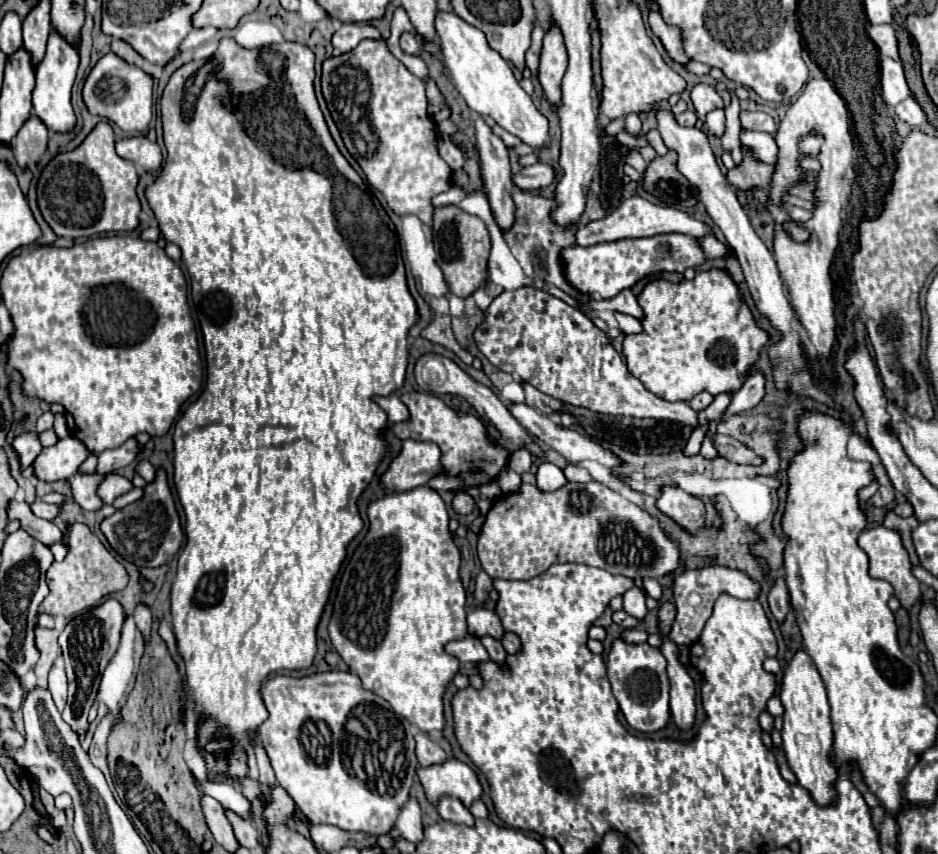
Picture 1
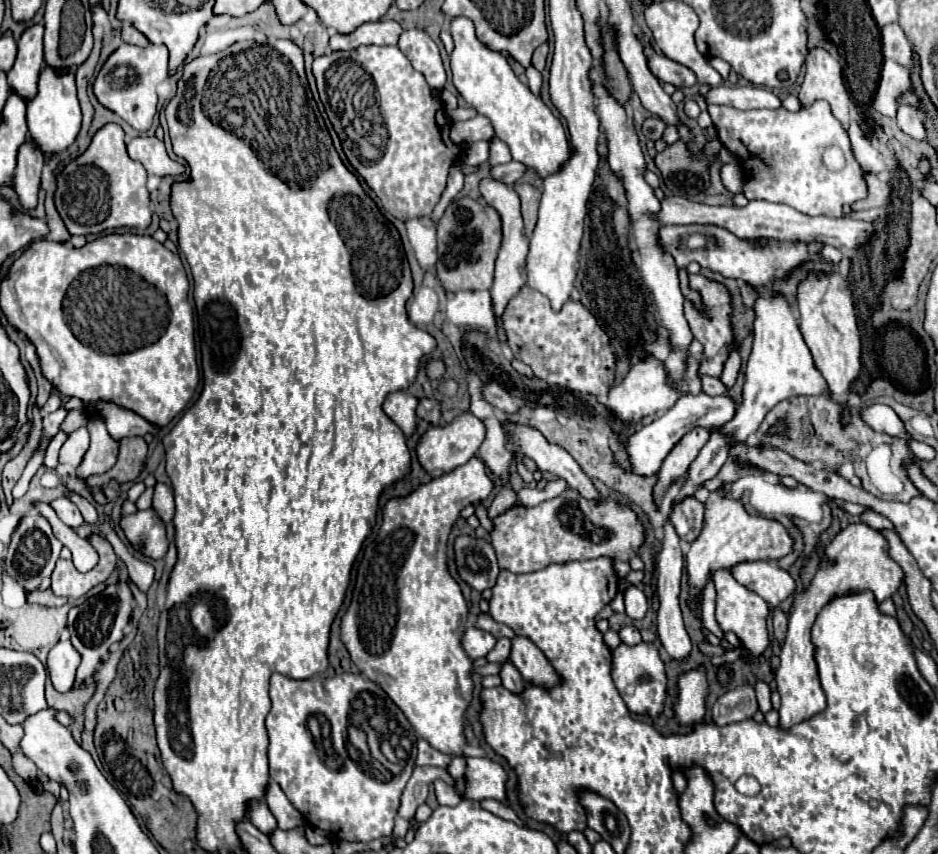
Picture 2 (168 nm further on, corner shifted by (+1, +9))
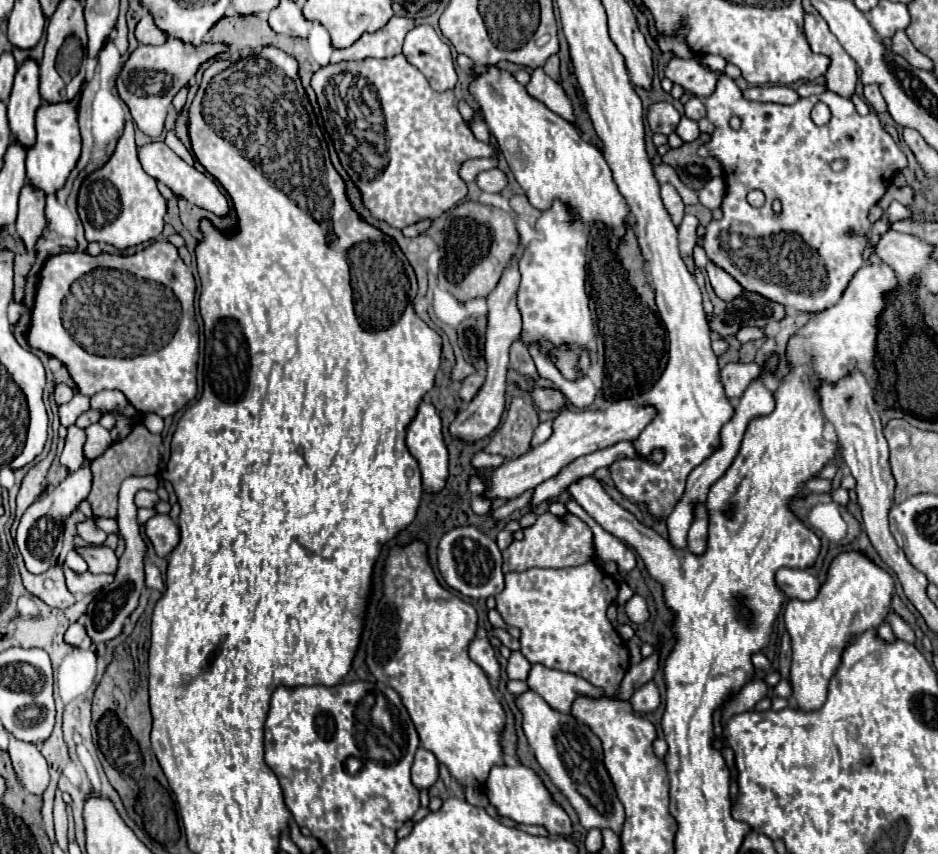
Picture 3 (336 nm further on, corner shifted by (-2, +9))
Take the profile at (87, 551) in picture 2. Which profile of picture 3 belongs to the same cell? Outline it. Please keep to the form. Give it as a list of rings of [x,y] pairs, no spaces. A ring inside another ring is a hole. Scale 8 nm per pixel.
[[[82,547],[78,549],[82,559],[88,563],[90,573],[116,573],[118,569],[118,557],[110,547]]]

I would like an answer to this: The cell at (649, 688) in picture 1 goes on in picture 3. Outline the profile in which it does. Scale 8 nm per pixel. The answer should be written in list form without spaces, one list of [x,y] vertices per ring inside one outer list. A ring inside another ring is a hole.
[[[650,681],[648,685],[642,685],[632,697],[630,697],[630,705],[634,711],[638,713],[652,713],[658,705],[660,705],[660,693],[658,687]]]

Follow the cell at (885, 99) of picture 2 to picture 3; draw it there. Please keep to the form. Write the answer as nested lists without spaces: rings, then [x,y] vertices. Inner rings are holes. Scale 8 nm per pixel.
[[[866,85],[866,87],[864,87],[864,97],[866,97],[866,101],[876,109],[876,113],[884,113],[884,111],[886,111],[886,103],[884,103],[884,99],[882,99],[882,95],[880,95],[878,85]]]

